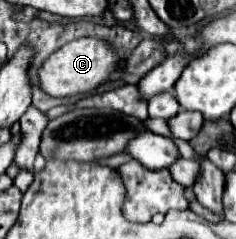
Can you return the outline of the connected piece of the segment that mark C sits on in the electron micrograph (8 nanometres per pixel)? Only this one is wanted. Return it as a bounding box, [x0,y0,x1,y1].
[38,39,118,97]

